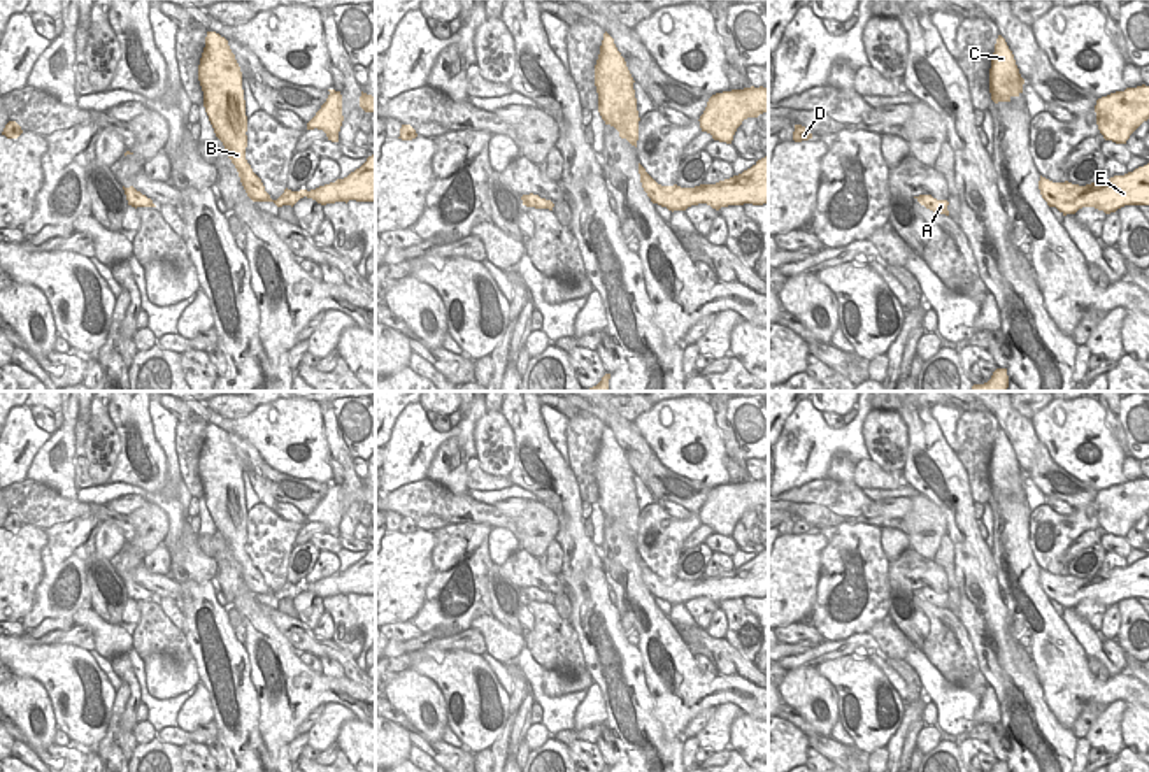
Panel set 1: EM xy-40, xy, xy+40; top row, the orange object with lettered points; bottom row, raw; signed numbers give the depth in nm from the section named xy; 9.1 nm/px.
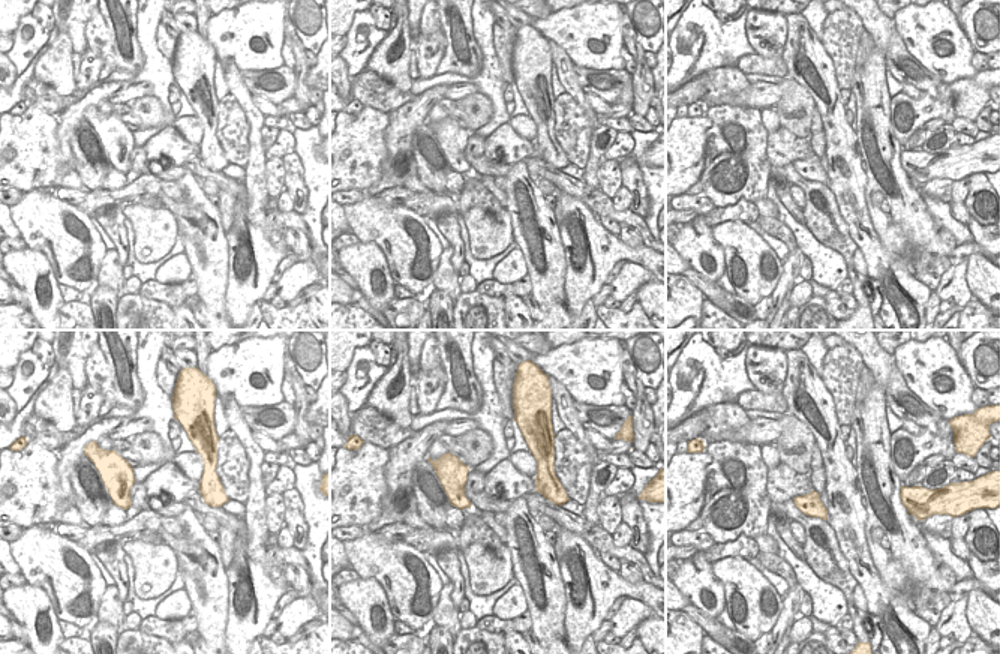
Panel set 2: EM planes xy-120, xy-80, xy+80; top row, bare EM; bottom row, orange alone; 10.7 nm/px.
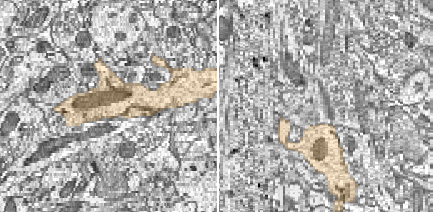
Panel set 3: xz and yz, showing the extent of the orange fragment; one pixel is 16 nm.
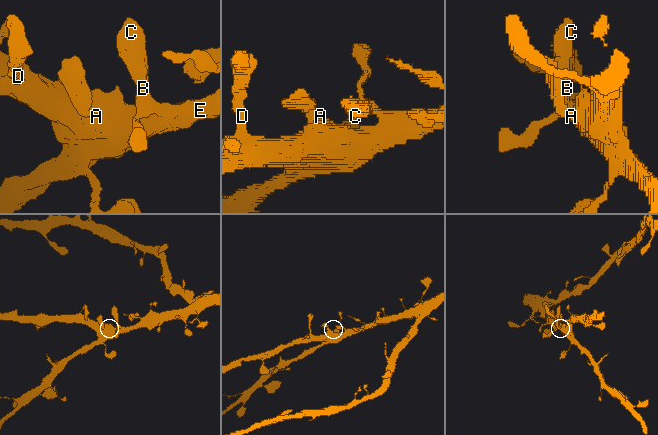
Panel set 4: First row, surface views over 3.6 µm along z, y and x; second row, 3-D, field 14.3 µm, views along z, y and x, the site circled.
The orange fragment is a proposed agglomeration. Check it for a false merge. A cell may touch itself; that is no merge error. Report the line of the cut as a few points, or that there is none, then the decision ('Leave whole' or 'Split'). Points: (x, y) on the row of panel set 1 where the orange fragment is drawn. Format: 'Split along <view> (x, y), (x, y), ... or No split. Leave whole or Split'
No split. Leave whole

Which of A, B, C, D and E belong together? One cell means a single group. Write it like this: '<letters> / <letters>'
A B C D E

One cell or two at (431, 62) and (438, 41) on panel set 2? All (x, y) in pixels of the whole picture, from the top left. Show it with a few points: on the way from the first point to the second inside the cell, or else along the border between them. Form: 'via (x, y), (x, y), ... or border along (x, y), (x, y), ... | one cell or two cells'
via (432, 57), (435, 45) | one cell

